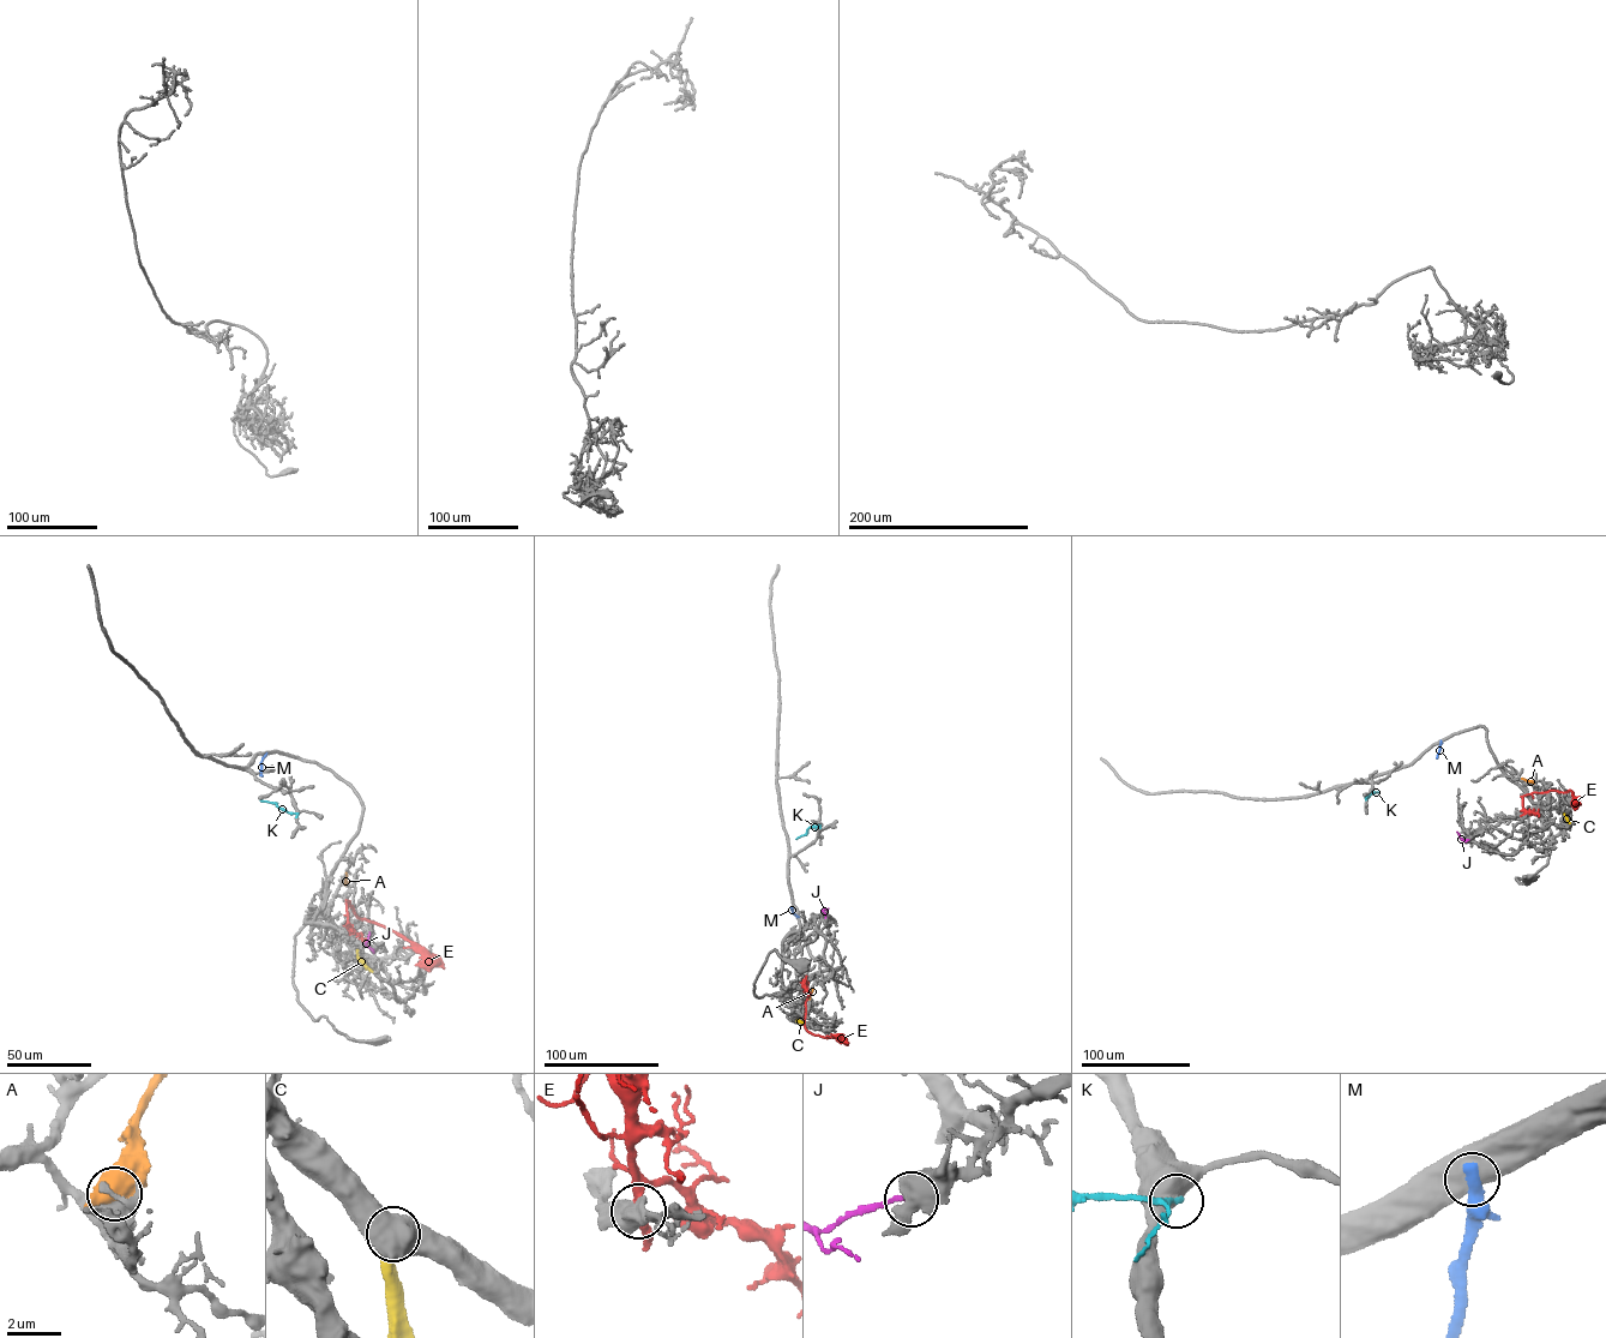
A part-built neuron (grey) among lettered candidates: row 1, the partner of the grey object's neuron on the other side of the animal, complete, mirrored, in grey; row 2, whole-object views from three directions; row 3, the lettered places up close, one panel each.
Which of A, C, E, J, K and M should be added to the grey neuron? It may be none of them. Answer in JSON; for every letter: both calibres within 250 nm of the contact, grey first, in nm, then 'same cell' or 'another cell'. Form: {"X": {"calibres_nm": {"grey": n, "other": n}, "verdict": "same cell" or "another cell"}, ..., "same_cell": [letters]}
{"A": {"calibres_nm": {"grey": 650, "other": 600}, "verdict": "another cell"}, "C": {"calibres_nm": {"grey": 700, "other": 600}, "verdict": "another cell"}, "E": {"calibres_nm": {"grey": 650, "other": 400}, "verdict": "another cell"}, "J": {"calibres_nm": {"grey": 440, "other": 190}, "verdict": "another cell"}, "K": {"calibres_nm": {"grey": 500, "other": 150}, "verdict": "another cell"}, "M": {"calibres_nm": {"grey": 800, "other": 440}, "verdict": "another cell"}, "same_cell": []}

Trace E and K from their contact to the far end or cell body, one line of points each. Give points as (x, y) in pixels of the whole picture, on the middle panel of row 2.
E: (802, 985), (805, 980), (807, 984), (805, 1028), (848, 1043)
K: (820, 827), (810, 827), (797, 839)

